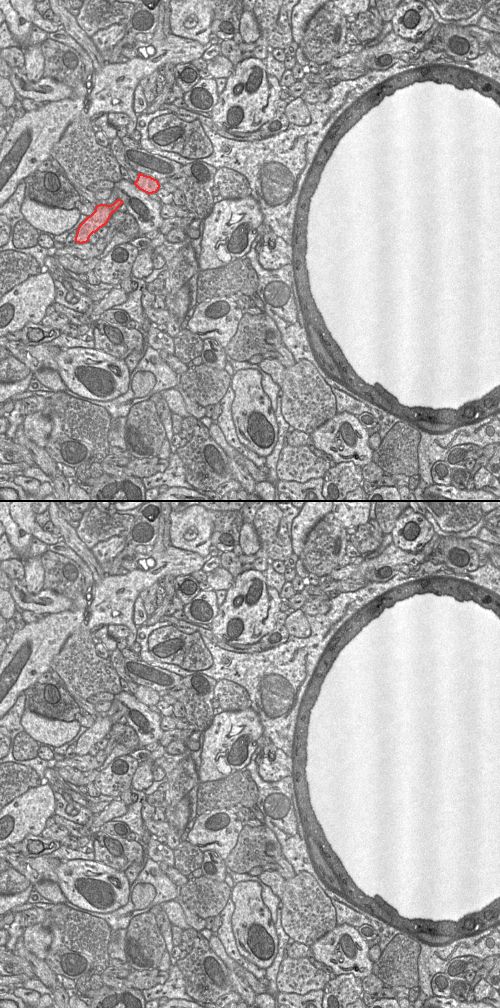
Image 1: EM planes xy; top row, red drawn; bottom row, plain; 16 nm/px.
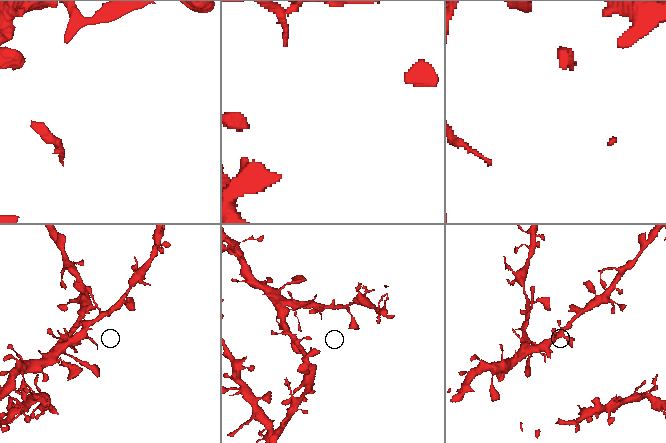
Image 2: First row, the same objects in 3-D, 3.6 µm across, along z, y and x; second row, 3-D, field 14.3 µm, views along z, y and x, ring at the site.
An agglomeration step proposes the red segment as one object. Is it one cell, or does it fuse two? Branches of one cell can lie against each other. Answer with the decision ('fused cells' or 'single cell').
single cell

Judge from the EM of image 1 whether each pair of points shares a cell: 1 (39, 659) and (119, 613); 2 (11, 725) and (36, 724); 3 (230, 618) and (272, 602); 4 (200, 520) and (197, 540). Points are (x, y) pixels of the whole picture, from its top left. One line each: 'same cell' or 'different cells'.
1: same cell
2: different cells
3: same cell
4: same cell

